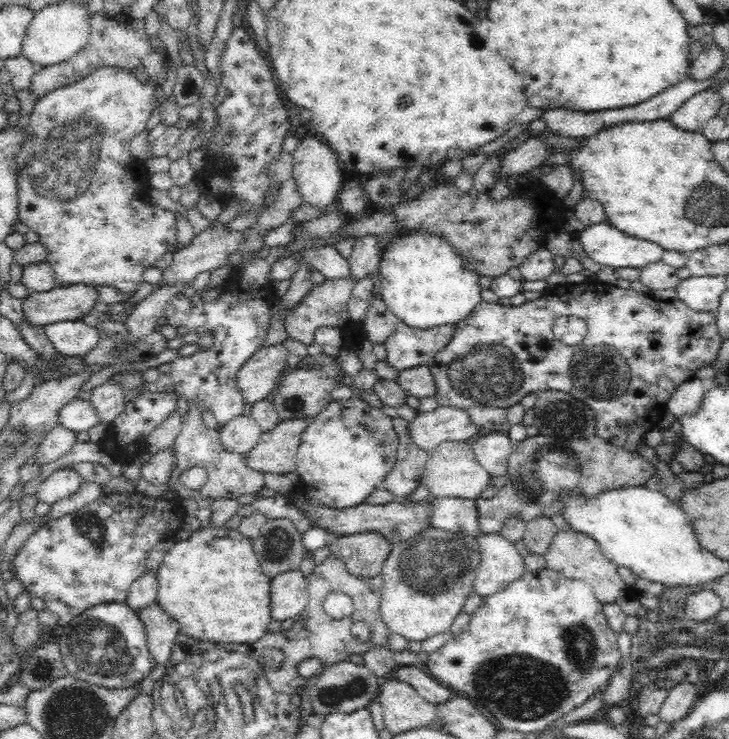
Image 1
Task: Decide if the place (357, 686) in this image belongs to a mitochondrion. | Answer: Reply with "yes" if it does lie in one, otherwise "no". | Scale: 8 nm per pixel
yes

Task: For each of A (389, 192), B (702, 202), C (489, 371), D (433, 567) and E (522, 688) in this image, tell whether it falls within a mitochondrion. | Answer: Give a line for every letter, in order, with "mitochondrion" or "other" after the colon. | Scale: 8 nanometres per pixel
A: mitochondrion
B: mitochondrion
C: mitochondrion
D: mitochondrion
E: mitochondrion

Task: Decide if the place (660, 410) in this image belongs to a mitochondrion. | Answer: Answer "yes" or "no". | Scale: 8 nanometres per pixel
no

